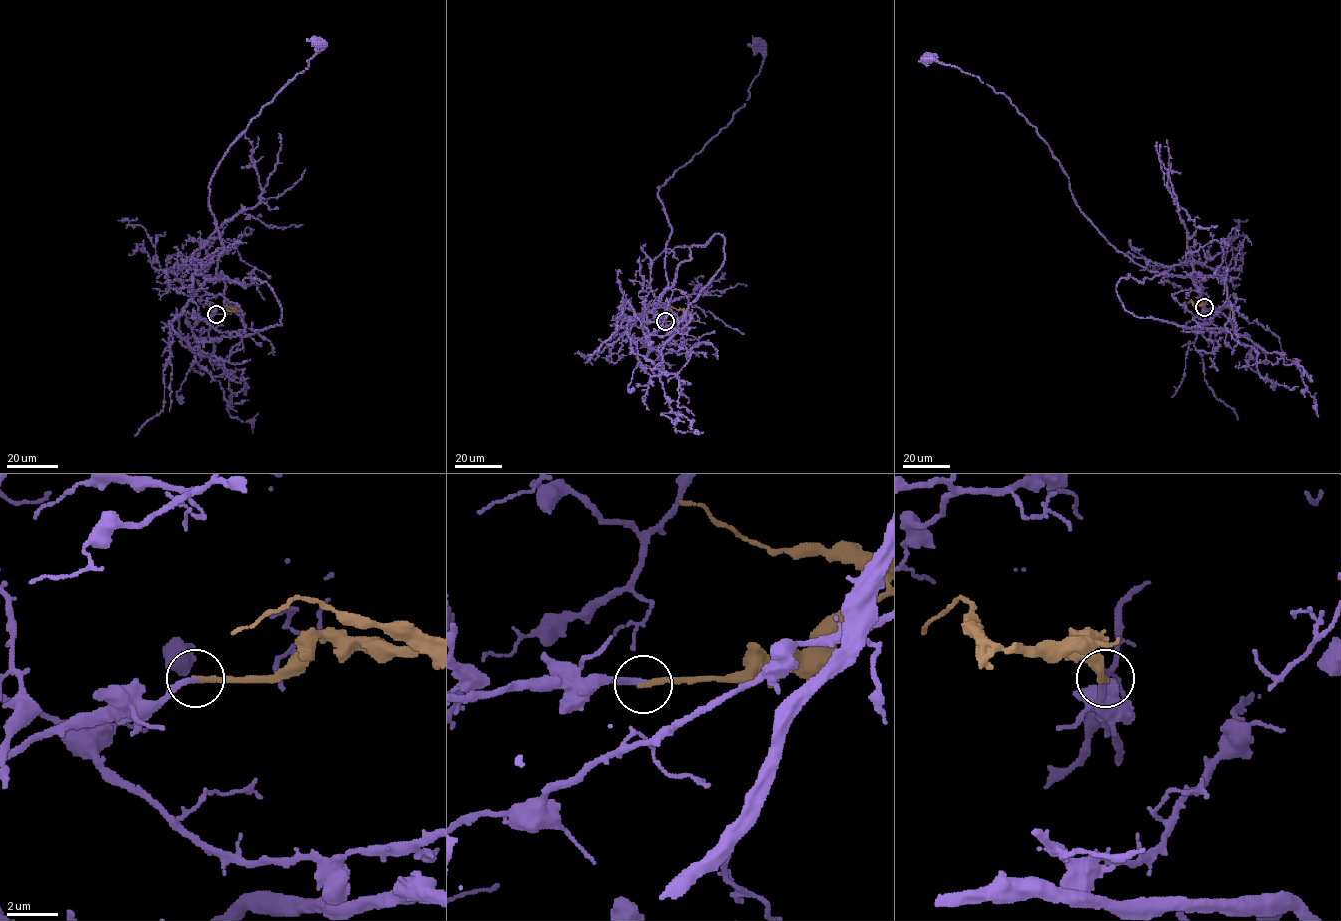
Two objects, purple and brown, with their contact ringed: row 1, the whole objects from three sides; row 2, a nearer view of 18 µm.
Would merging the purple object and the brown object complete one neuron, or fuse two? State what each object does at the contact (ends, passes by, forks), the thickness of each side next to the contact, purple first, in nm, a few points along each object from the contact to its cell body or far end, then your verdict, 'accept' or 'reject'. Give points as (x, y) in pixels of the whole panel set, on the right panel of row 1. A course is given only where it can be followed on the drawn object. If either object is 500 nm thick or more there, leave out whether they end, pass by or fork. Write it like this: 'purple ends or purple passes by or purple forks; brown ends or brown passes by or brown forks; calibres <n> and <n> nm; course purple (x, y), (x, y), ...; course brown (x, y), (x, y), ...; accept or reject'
purple ends; brown ends; calibres 200 and 240 nm; course purple (1204, 307), (1205, 321), (1233, 329), (1128, 312), (1121, 278), (1170, 275), (1110, 243), (1002, 93), (928, 59); course brown (1204, 307), (1191, 300), (1188, 303); accept

